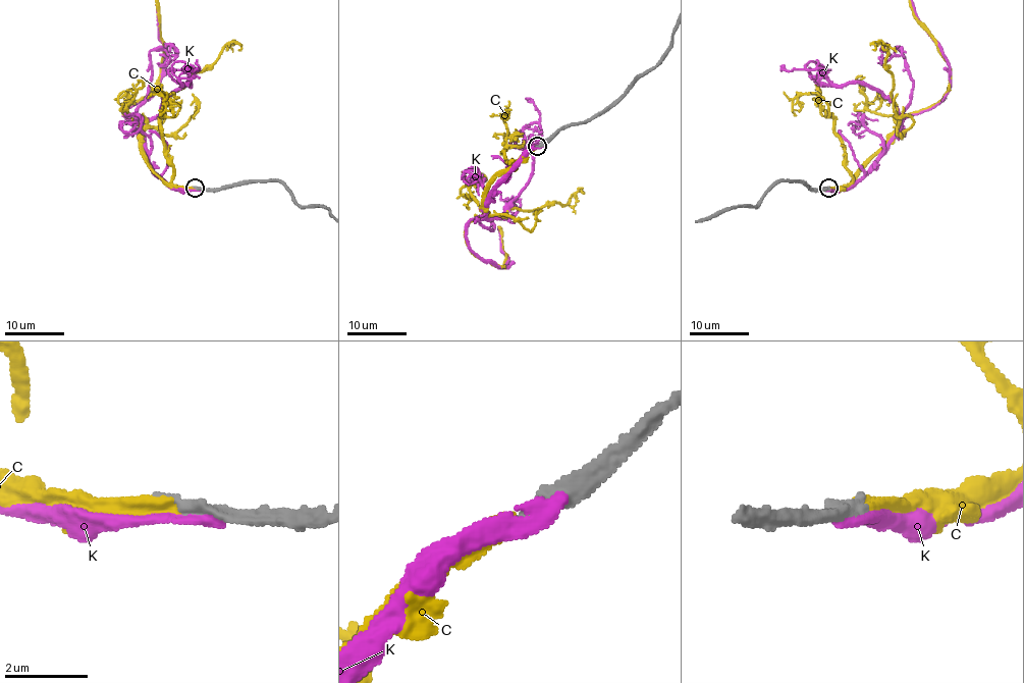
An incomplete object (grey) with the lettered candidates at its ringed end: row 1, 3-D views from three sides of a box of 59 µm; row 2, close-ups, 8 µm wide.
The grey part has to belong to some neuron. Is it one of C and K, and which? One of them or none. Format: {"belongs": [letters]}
{"belongs": ["C"]}

